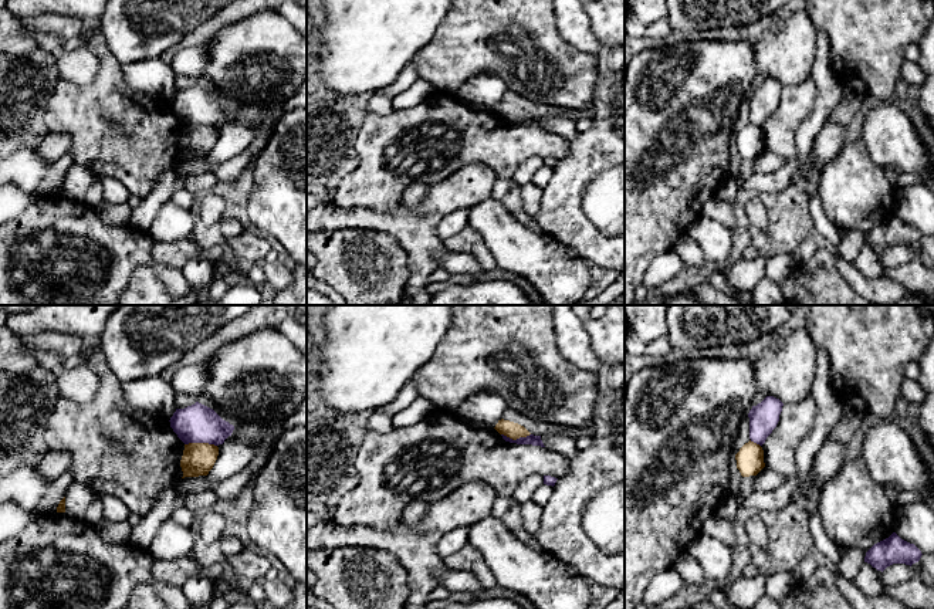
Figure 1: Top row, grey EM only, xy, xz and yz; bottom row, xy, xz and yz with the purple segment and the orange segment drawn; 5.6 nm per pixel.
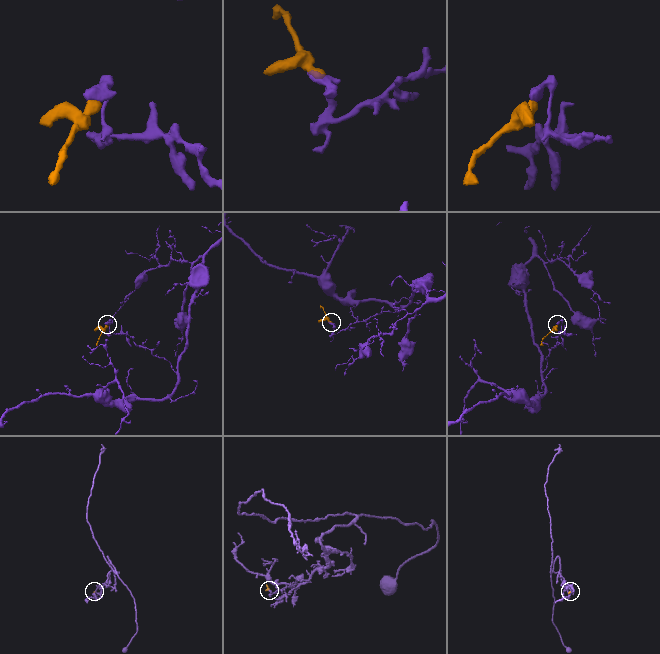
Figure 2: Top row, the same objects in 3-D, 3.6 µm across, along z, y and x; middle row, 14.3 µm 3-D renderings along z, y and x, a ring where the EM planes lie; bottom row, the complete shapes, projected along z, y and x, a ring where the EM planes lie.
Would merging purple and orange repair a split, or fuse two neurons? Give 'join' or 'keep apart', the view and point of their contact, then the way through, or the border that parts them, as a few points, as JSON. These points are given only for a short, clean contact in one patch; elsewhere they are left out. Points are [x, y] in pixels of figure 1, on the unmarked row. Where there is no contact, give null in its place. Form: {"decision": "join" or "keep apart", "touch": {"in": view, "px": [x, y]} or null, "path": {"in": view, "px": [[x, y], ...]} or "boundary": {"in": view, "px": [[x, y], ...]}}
{"decision": "keep apart", "touch": {"in": "xy", "px": [200, 124]}, "boundary": {"in": "xy", "px": [[185, 125], [213, 125], [216, 128]]}}

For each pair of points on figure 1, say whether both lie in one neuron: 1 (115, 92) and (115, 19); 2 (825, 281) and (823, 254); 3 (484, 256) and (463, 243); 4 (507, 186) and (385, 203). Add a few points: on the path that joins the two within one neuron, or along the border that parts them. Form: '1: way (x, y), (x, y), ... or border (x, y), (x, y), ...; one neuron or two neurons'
1: border (110, 51), (121, 63); two neurons
2: way (825, 274), (826, 266), (823, 261); one neuron
3: way (479, 250), (469, 243); one neuron
4: border (498, 176), (511, 179); two neurons

